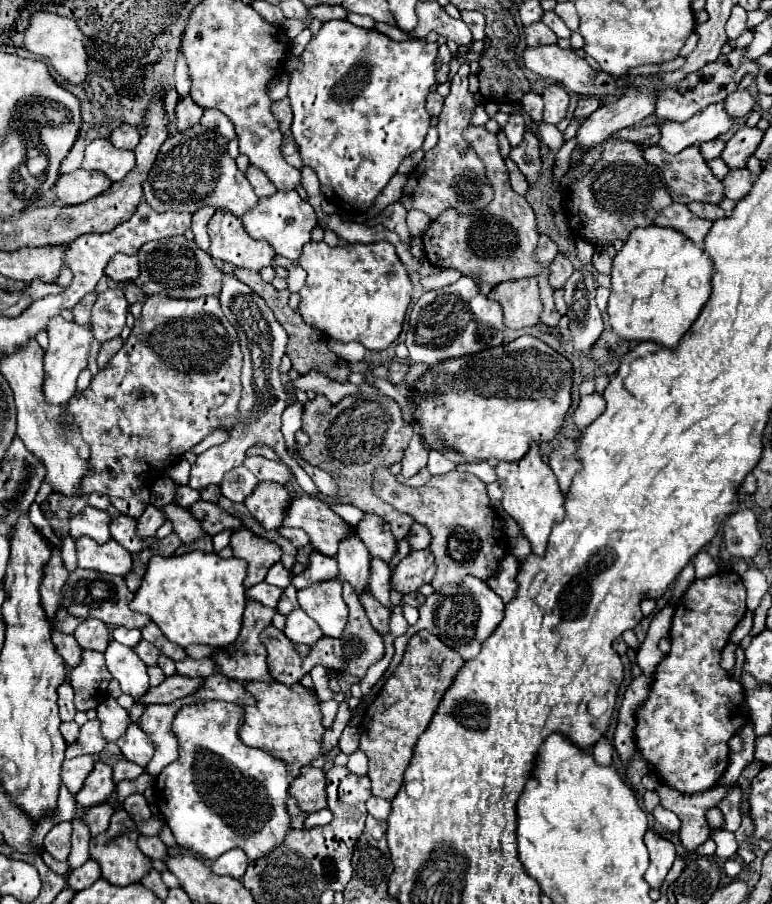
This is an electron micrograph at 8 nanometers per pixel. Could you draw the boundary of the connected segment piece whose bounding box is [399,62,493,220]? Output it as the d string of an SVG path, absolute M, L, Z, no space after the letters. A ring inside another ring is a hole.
M461 64L459 72L451 78L451 94L445 98L443 112L437 122L439 142L435 148L425 152L423 160L417 164L417 168L407 176L407 182L403 186L403 196L399 202L411 210L425 212L431 220L437 218L437 214L445 212L447 208L455 208L459 214L479 214L487 208L487 204L493 198L493 190L485 178L485 166L479 160L479 156L473 152L473 148L463 140L463 130L469 126L471 114L475 110L475 98L467 88L467 76L469 76L469 64Z

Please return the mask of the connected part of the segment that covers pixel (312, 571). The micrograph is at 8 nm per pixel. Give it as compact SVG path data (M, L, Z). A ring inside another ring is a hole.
M313 550L309 554L309 564L305 566L305 570L301 574L291 578L291 584L299 590L299 588L307 588L311 584L323 582L323 580L331 580L337 574L339 574L339 570L337 570L335 558L329 558L317 550Z

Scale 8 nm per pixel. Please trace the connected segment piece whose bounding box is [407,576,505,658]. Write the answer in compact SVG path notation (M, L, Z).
M463 578L461 584L443 586L443 590L435 590L425 602L419 606L419 620L415 626L407 630L407 634L415 634L417 630L429 630L443 644L459 652L463 658L475 658L481 642L499 626L503 620L503 600L479 578Z

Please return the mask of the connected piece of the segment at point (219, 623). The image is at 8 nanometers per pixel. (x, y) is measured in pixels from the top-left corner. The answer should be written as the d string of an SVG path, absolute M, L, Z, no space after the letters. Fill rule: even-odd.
M193 550L181 556L151 556L141 586L137 588L131 610L147 614L165 634L167 640L189 646L189 644L207 644L207 646L229 646L237 640L241 630L241 618L245 610L245 588L243 580L247 574L245 562L239 558L223 560L215 552L207 554Z

